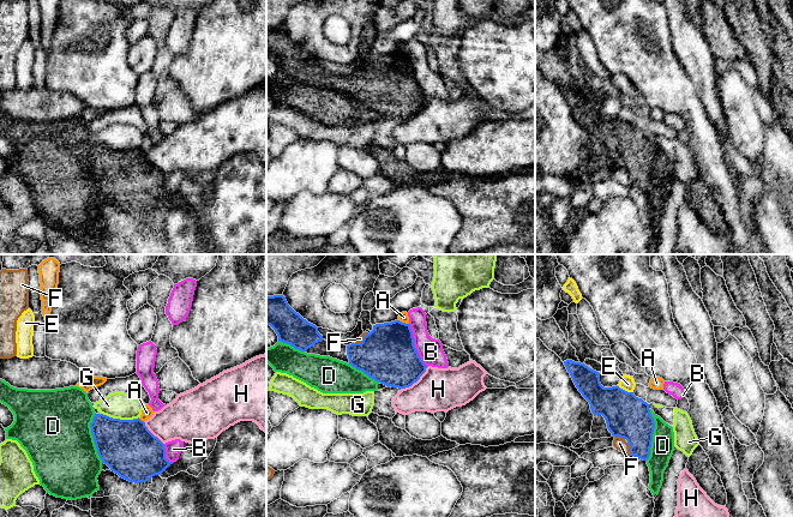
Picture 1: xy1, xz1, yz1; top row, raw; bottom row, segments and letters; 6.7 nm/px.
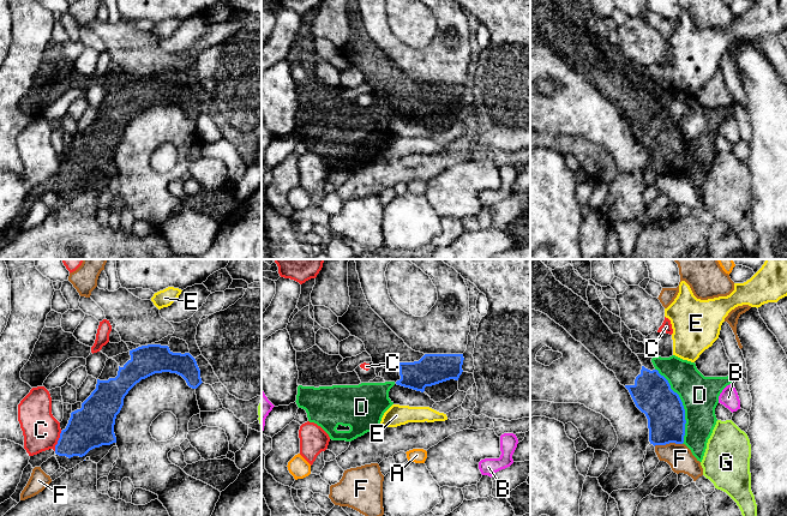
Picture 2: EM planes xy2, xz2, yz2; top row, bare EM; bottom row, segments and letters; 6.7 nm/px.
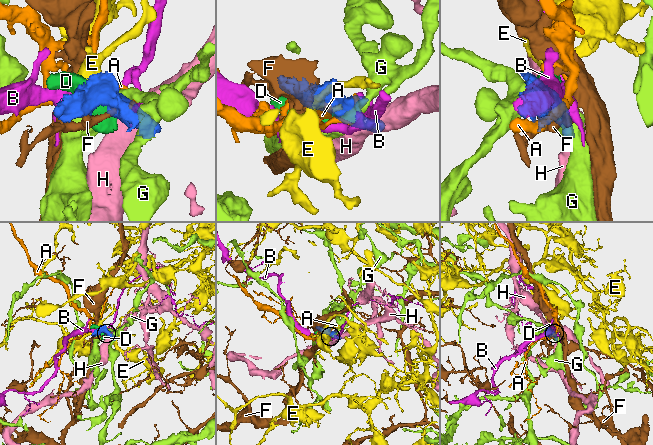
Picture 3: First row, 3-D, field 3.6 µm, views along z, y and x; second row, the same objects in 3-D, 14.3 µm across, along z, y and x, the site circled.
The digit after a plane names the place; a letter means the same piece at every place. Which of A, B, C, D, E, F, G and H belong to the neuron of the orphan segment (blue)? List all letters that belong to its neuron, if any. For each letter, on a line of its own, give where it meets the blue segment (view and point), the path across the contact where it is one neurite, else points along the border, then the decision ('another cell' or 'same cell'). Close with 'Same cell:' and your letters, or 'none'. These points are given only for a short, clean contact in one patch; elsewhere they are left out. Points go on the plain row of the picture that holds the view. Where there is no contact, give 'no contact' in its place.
A: meets blue in xz1 at (403, 54); border along xz1 (398, 50), (408, 55); another cell
B: meets blue in xz1 at (414, 77); another cell
C: meets blue in xy2 at (58, 172); border along xy2 (61, 162), (54, 181); another cell
D: meets blue in yz2 at (683, 137); another cell
E: meets blue in yz1 at (624, 121); border along yz1 (618, 116), (632, 124); another cell
F: meets blue in yz2 at (667, 174); another cell
G: meets blue in xy1 at (119, 150); border along xy1 (100, 144), (120, 150), (138, 149); another cell
H: meets blue in xz1 at (415, 113); border along xz1 (427, 98), (415, 113), (402, 120); another cell
Same cell: none

